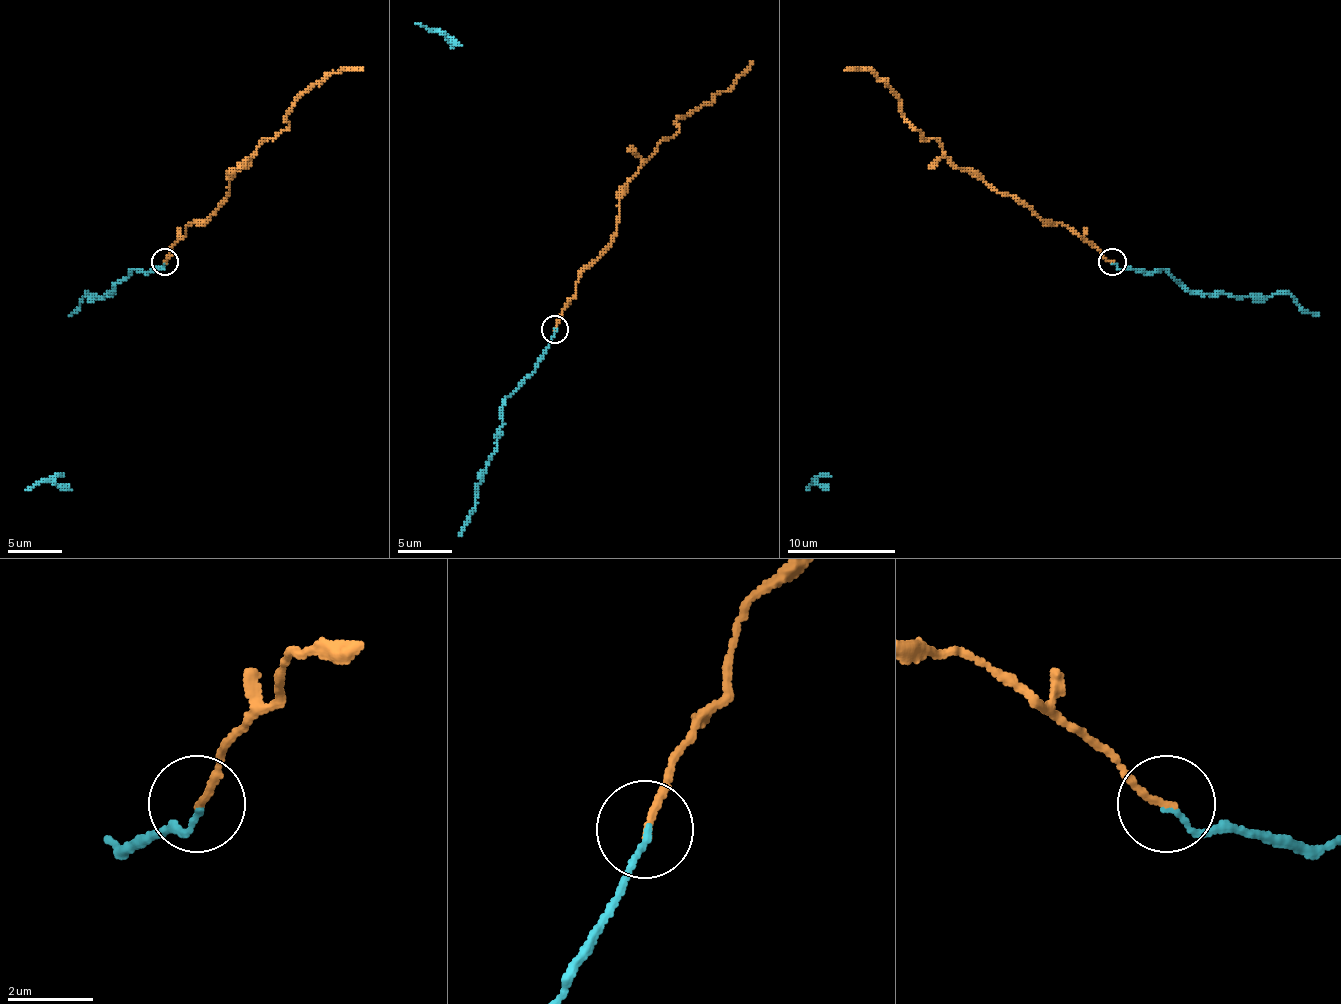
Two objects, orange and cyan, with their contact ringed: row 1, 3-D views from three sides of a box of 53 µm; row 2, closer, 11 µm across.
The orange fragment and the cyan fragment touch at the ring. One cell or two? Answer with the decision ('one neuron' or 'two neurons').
one neuron

